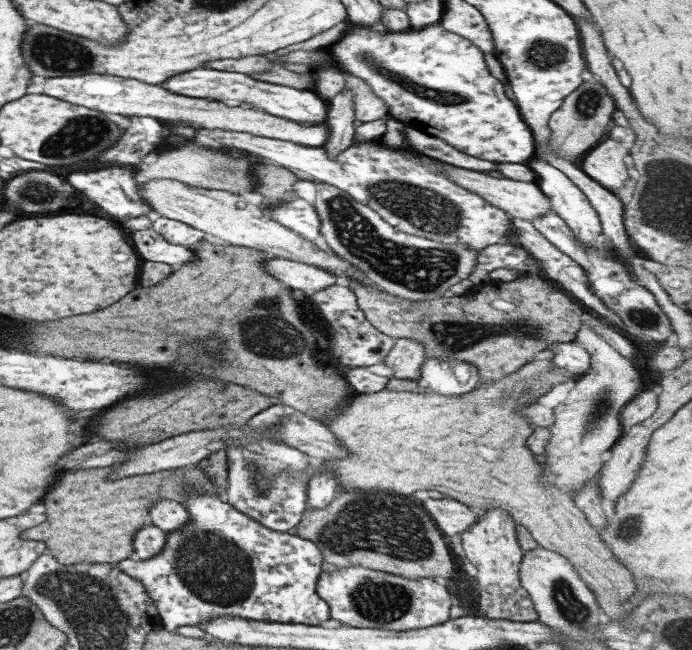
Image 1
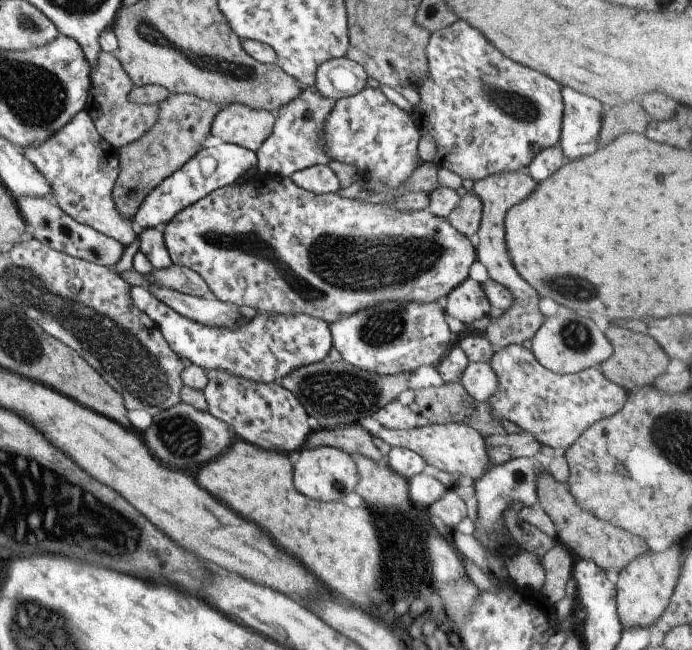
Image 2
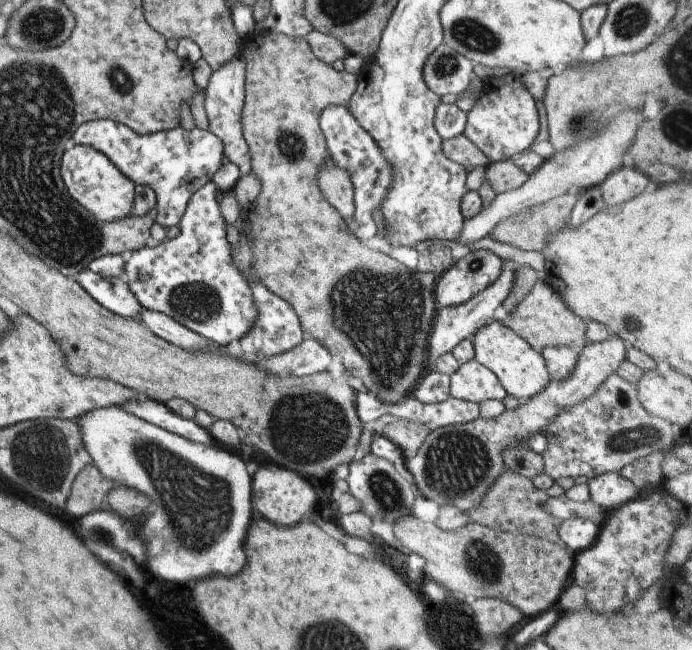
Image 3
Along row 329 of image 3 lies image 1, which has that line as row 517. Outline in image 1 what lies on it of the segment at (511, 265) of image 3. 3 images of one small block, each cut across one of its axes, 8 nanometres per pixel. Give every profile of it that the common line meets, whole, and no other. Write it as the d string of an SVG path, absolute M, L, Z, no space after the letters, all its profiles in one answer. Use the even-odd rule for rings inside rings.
M449 497L426 498L420 502L434 519L436 526L447 536L461 535L474 522L478 522L480 511Z

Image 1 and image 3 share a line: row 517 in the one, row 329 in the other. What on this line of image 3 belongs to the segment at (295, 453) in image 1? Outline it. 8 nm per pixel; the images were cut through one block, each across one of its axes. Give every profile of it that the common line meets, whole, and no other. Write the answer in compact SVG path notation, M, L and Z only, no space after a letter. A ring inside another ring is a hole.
M258 286L258 288L254 287L254 306L258 310L258 318L256 318L254 326L250 328L250 332L244 334L239 340L245 356L270 358L277 354L290 352L292 348L303 341L306 334L302 332L298 315L294 312L290 303L270 292L268 288Z

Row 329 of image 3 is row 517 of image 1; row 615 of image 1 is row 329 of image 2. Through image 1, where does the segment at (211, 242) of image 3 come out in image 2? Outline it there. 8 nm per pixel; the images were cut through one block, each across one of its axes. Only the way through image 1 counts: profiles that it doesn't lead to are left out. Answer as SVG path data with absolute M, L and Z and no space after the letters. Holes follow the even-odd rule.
M146 287L130 288L130 300L138 310L146 312L154 324L158 324L164 340L180 358L202 366L205 371L222 370L230 376L246 378L252 382L274 382L282 379L296 368L324 360L333 347L329 324L308 314L280 314L270 318L266 314L251 313L250 320L240 322L234 330L228 330L208 328L180 316L156 296L152 296Z

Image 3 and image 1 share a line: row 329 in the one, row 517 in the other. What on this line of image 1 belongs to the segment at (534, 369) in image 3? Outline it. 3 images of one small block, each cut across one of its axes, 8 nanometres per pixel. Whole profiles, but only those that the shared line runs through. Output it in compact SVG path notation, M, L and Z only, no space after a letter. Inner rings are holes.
M492 508L480 511L478 522L461 534L461 548L465 559L478 569L475 582L481 591L477 604L484 610L485 616L494 620L530 623L537 621L539 616L531 596L520 582L523 550L518 544L516 524L506 510Z

